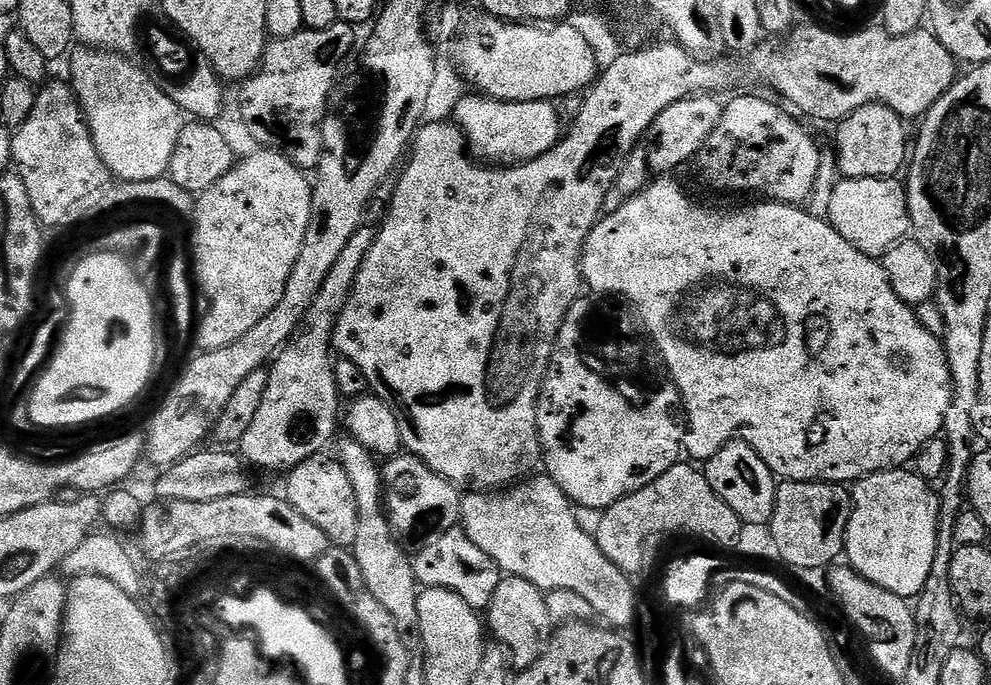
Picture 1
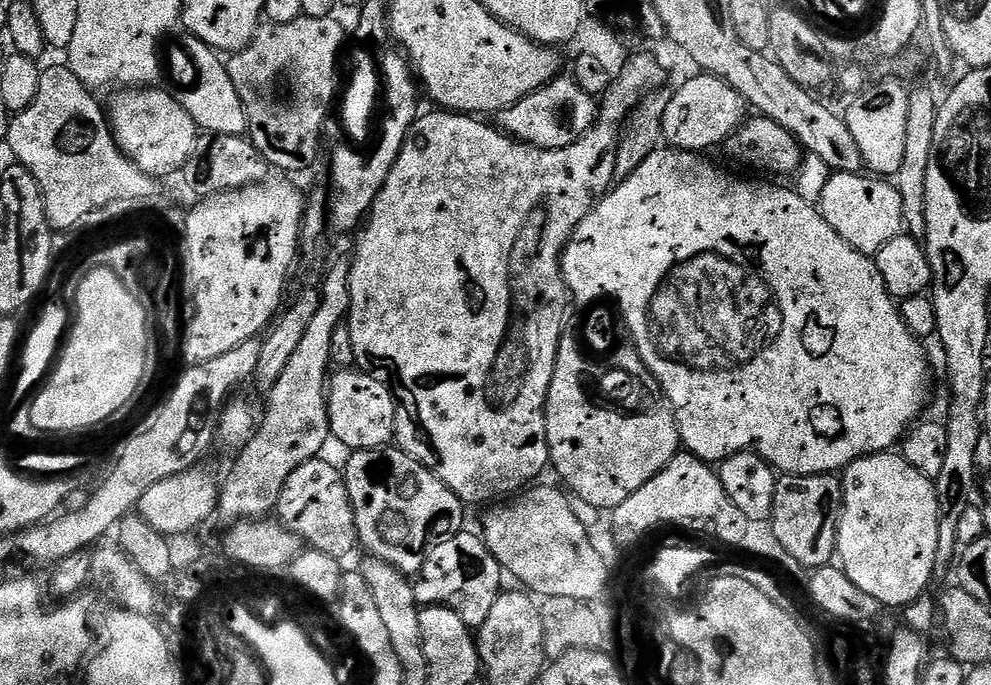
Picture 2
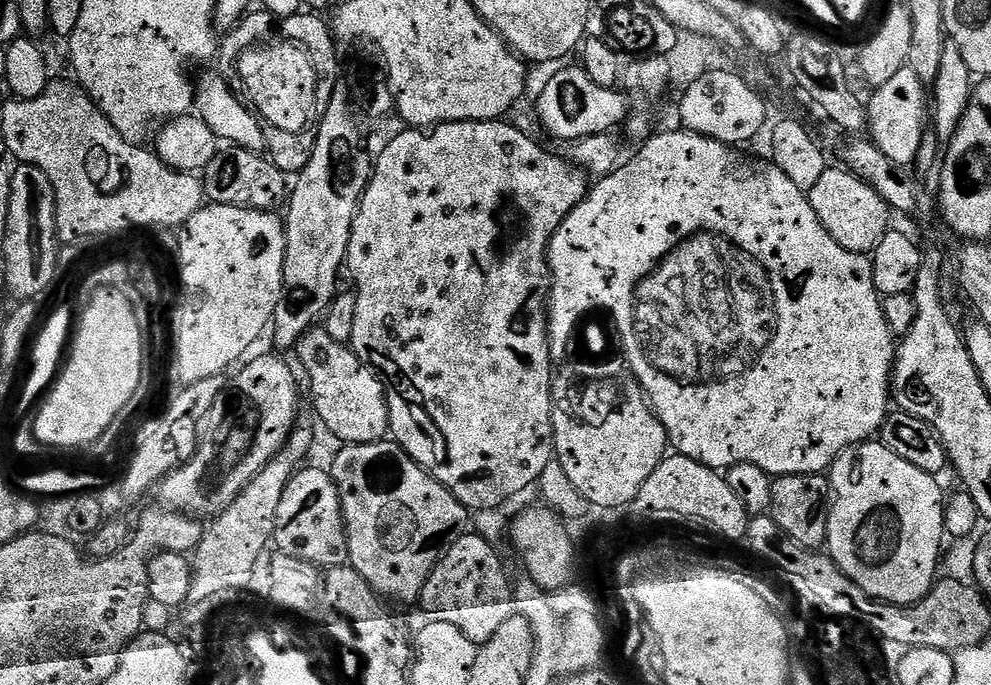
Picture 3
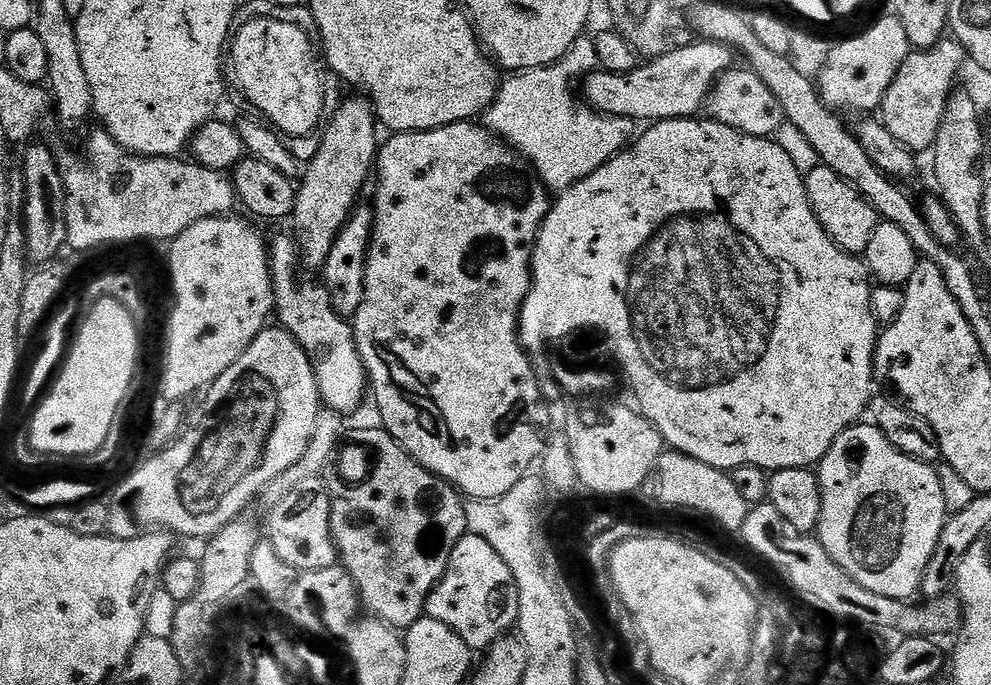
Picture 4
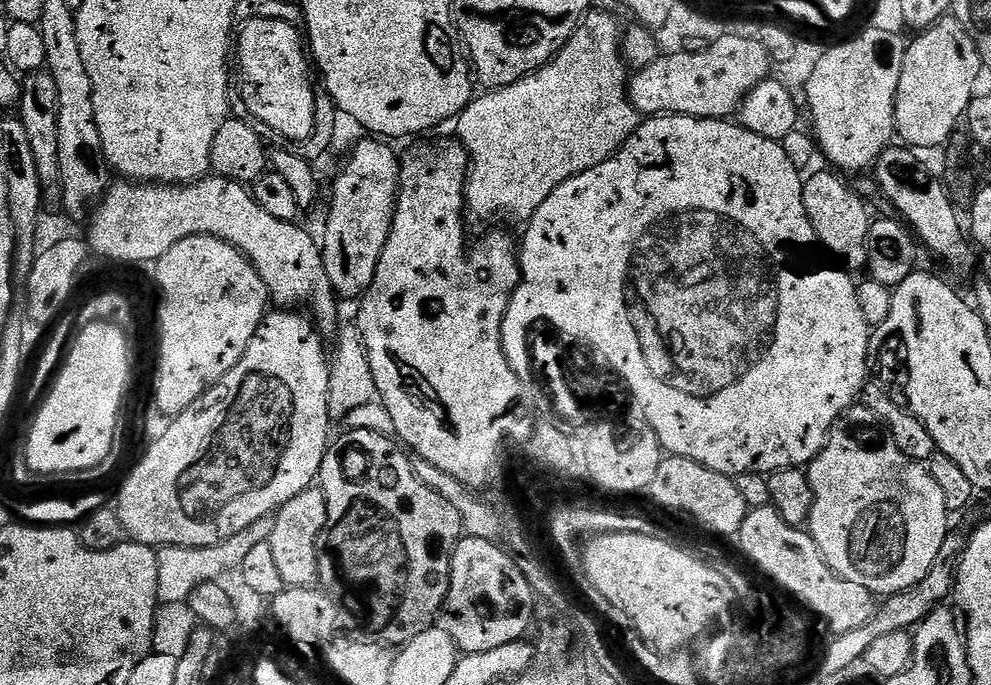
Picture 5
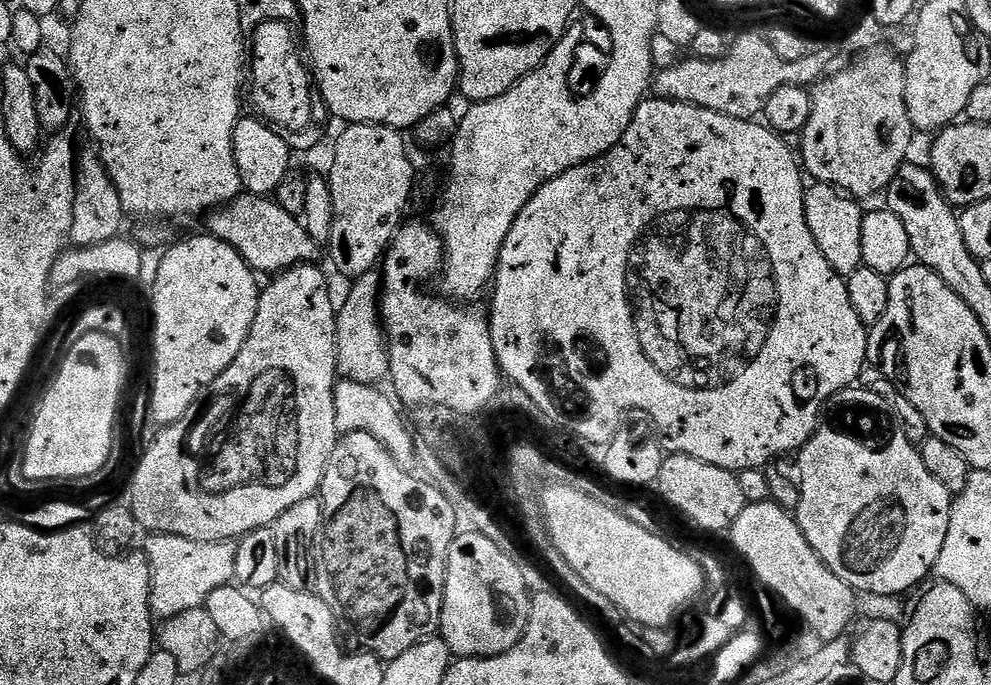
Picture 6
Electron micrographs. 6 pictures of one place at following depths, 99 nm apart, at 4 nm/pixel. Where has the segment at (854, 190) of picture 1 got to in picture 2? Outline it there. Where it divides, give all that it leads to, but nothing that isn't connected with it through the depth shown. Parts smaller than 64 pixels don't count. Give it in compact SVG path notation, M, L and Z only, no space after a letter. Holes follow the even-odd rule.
M832 172L826 182L818 205L822 218L854 250L875 257L886 242L901 235L902 194L898 194L895 183L872 174L854 172Z

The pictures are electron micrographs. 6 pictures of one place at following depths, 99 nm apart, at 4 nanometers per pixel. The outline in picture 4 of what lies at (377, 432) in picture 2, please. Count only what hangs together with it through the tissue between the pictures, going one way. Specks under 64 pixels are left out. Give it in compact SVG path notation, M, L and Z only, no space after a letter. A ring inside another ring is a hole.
M291 235L276 236L270 240L268 268L272 271L274 290L274 316L279 327L285 328L306 350L312 363L314 378L318 382L323 407L332 408L341 414L356 412L369 391L368 372L358 354L356 333L353 325L343 320L330 302L330 294L323 283L311 284L300 280L296 271L301 271L300 250Z

